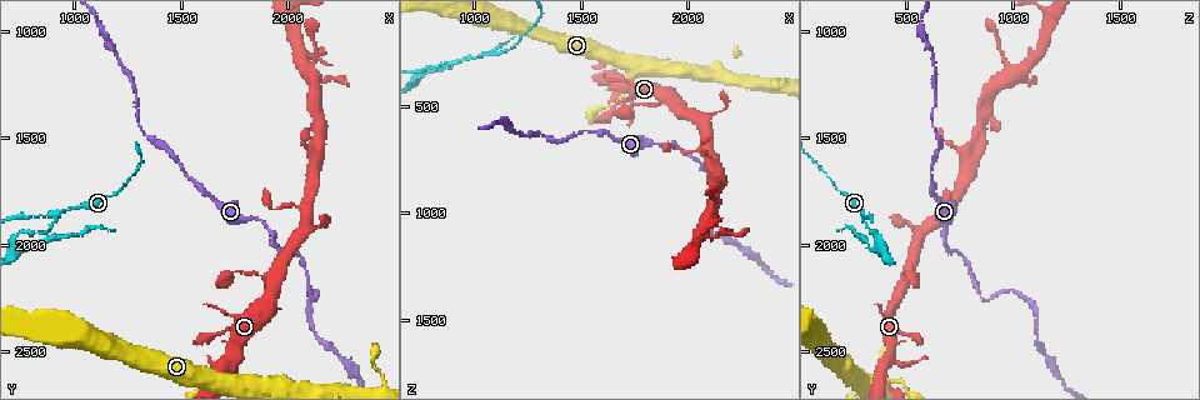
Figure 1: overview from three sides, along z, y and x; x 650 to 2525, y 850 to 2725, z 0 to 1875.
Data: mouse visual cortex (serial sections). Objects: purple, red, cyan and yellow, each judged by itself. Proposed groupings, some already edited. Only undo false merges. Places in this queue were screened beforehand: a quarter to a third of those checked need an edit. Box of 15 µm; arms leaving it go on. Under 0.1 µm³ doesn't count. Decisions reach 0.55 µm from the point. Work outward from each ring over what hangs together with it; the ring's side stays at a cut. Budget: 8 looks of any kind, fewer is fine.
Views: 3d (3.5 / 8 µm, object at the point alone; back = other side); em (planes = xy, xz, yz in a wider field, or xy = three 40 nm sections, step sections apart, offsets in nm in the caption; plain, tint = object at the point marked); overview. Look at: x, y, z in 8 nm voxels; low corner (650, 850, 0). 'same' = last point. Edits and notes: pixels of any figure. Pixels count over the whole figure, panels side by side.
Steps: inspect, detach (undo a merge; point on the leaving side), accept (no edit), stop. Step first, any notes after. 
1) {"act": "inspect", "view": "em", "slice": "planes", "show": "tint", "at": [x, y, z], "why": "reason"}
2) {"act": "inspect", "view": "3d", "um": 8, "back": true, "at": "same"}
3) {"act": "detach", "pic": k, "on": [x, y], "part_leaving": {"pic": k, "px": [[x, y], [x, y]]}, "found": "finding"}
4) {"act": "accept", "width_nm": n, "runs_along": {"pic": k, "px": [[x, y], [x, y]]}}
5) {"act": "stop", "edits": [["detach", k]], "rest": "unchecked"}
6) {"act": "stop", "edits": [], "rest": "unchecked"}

{"act": "inspect", "view": "3d", "um": 3.5, "at": [2130, 2260, 870], "why": "abrupt turn"}

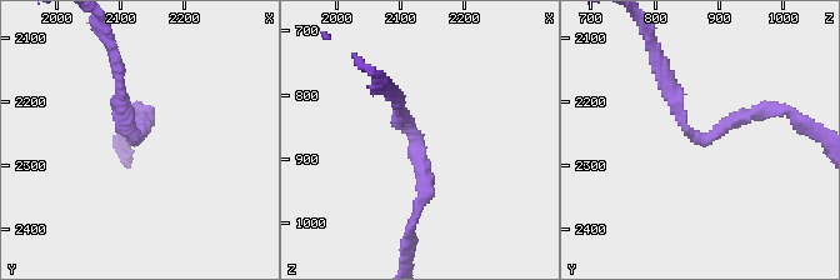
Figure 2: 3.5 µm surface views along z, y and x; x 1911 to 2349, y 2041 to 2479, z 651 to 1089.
{"act": "inspect", "view": "em", "slice": "planes", "show": "tint", "at": [2120, 2260, 865], "arm_widths_nm": [200, 200]}

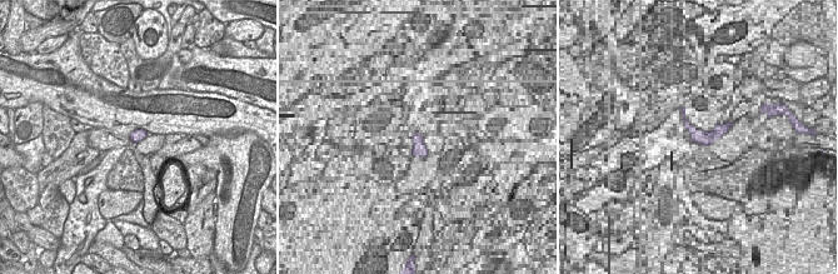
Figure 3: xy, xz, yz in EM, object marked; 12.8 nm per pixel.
{"act": "inspect", "view": "em", "slice": "xy", "step": 2, "show": "tint", "at": "same"}

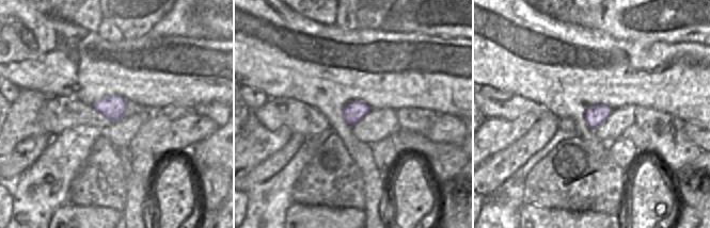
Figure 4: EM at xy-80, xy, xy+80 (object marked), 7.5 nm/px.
{"act": "accept", "runs_along": {"pic": 2, "px": [[663, 69], [695, 138], [765, 110]]}, "found": "one cell here"}

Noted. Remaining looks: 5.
{"act": "inspect", "view": "3d", "um": 8, "at": [910, 1870, 300], "why": "a fork"}

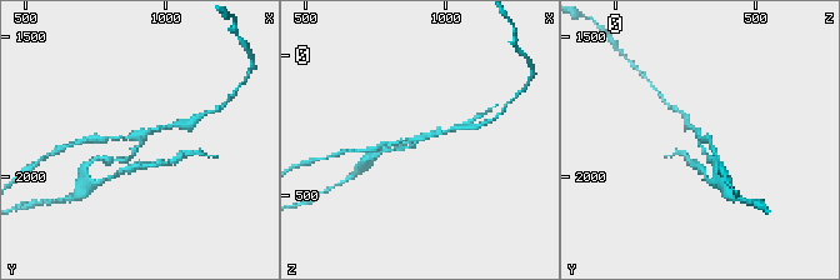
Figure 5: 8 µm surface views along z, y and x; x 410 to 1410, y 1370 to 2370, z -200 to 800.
{"act": "inspect", "view": "3d", "um": 3.5, "at": [920, 1860, 300]}

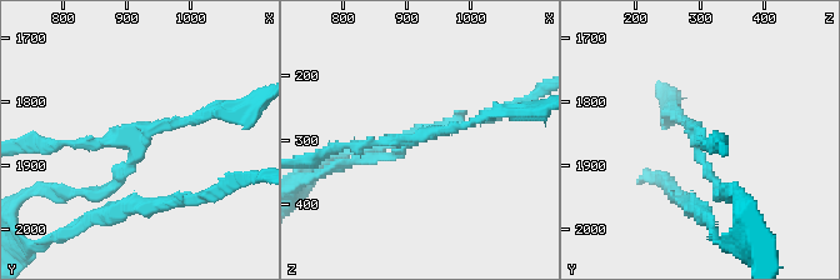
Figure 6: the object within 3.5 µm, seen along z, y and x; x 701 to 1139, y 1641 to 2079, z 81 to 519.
{"act": "inspect", "view": "em", "slice": "planes", "show": "tint", "at": [915, 1860, 295]}

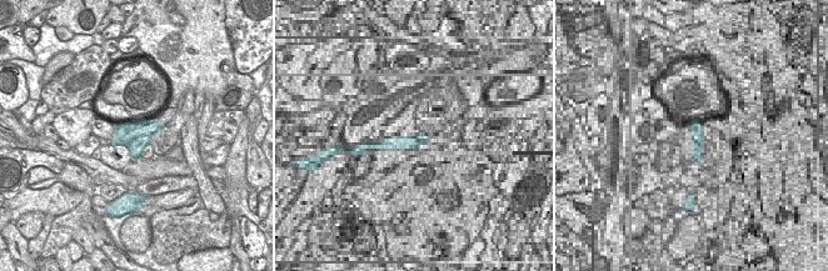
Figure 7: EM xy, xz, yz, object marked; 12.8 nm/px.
{"act": "detach", "pic": 6, "on": [105, 190], "found": "two cells meet here"}

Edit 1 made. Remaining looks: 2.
{"act": "inspect", "view": "3d", "um": 3.5, "at": [1740, 2650, 360]}

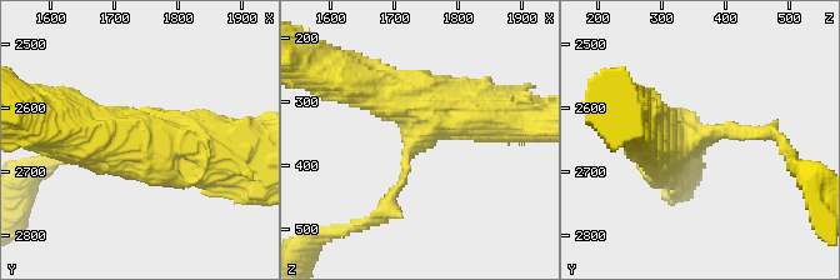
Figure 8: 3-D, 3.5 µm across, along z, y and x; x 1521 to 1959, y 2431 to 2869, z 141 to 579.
{"act": "inspect", "view": "em", "slice": "xy", "step": 1, "show": "tint", "at": [1735, 2650, 350], "why": "need the tissue"}

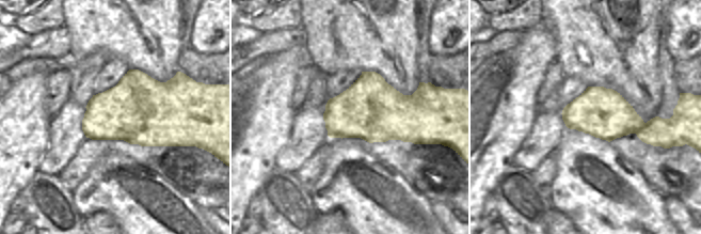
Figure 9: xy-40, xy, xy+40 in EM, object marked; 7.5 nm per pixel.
{"act": "accept", "runs_along": {"pic": 8, "px": [[350, 80], [426, 106], [508, 115]]}, "found": "continuous, no second cell"}

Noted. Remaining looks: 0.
{"act": "stop", "edits": [["detach", 6]], "rest": "unchecked"}

